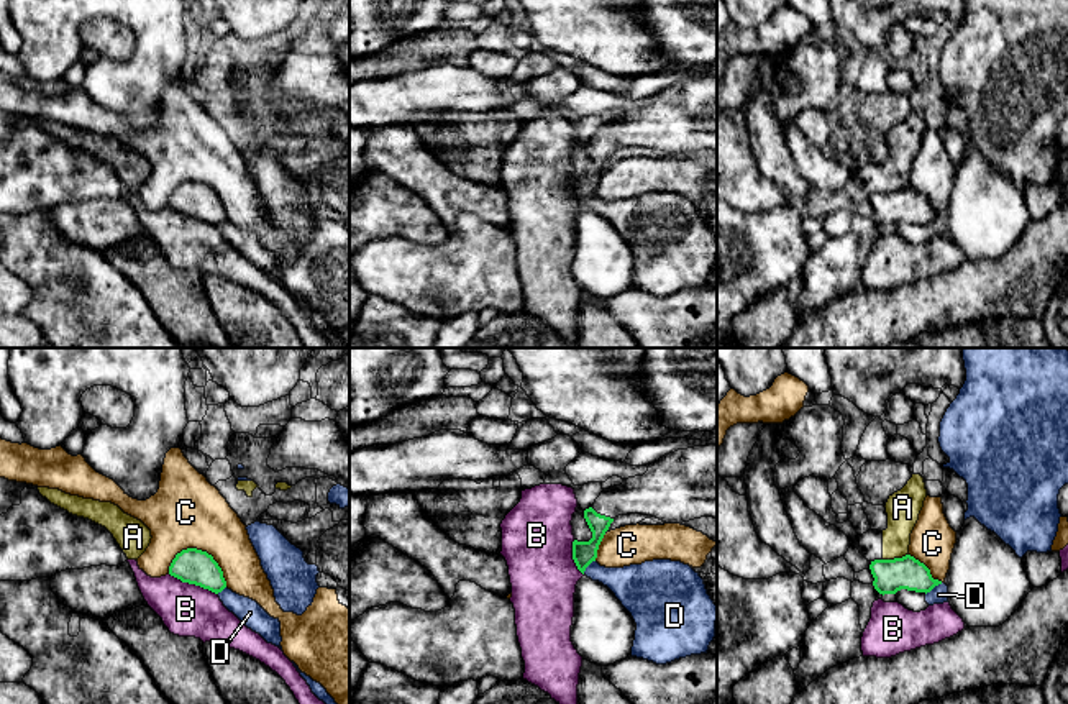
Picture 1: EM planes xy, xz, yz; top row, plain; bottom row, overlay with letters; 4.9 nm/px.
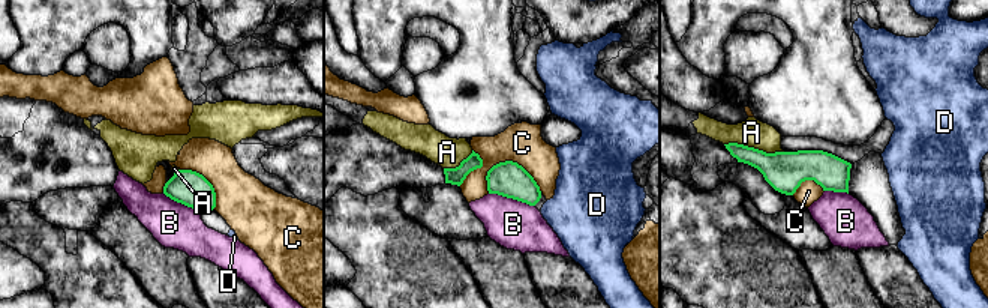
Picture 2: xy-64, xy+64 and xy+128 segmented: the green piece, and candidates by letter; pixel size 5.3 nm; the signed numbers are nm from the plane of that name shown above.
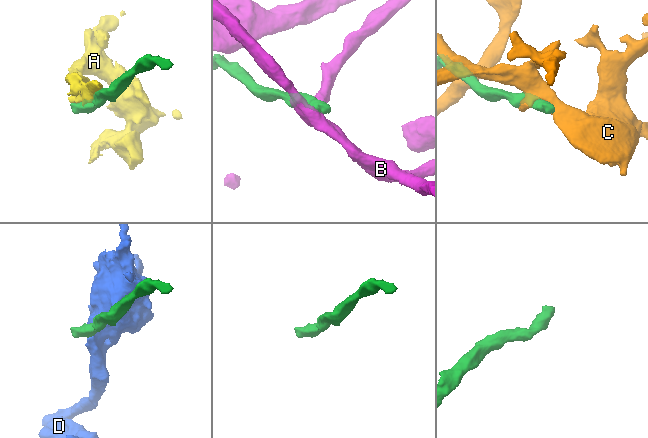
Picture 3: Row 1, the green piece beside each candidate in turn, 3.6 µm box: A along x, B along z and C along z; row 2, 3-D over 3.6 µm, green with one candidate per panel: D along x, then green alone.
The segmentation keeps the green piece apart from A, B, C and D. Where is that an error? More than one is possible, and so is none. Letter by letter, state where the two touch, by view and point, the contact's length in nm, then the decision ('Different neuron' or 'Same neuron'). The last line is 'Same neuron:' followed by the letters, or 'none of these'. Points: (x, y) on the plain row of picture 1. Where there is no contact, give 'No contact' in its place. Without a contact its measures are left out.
A: Touches green at yz (894, 191). Shared border 130 nm. Different neuron
B: Touches green at xy (194, 215). Shared border 260 nm. Different neuron
C: Touches green at xy (204, 184). Shared border 320 nm. Different neuron
D: Touches green at yz (934, 219). Shared border 110 nm. Different neuron
Same neuron: none of these

